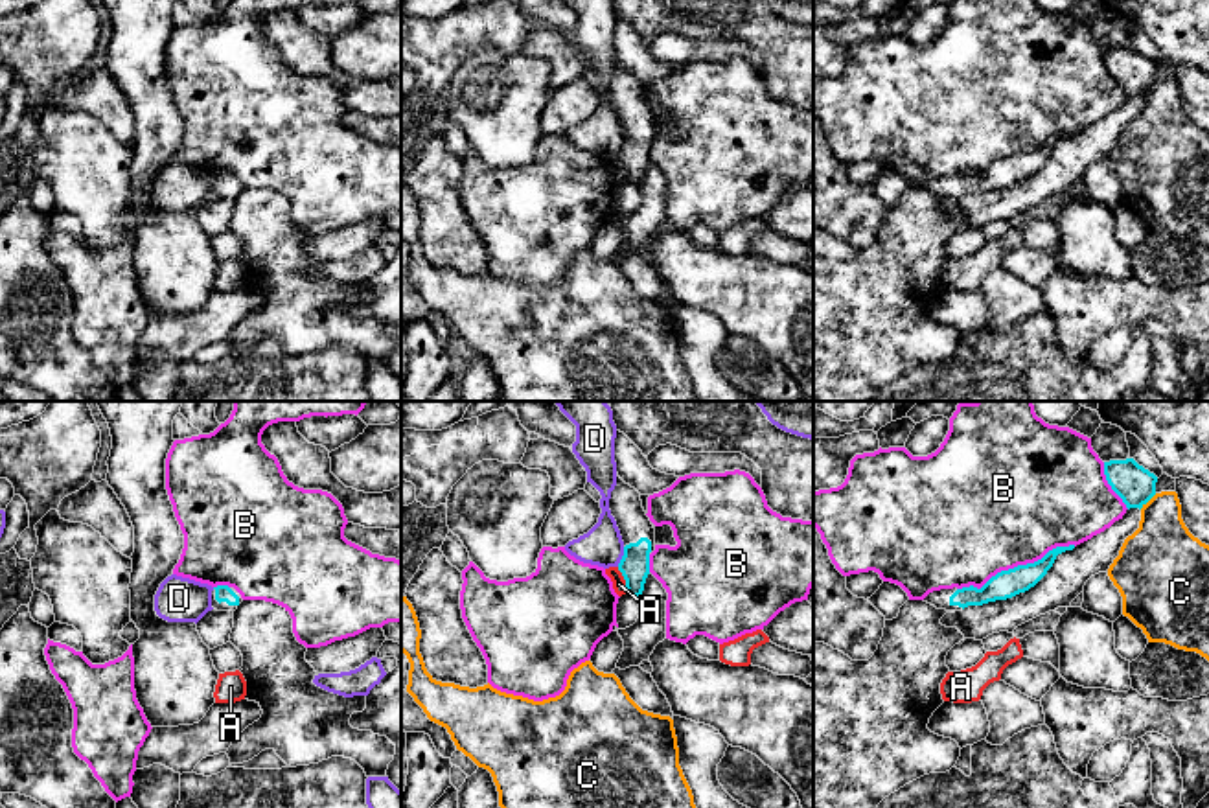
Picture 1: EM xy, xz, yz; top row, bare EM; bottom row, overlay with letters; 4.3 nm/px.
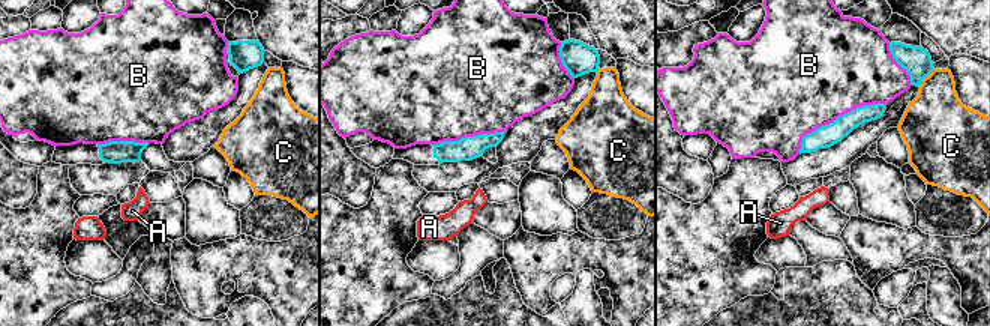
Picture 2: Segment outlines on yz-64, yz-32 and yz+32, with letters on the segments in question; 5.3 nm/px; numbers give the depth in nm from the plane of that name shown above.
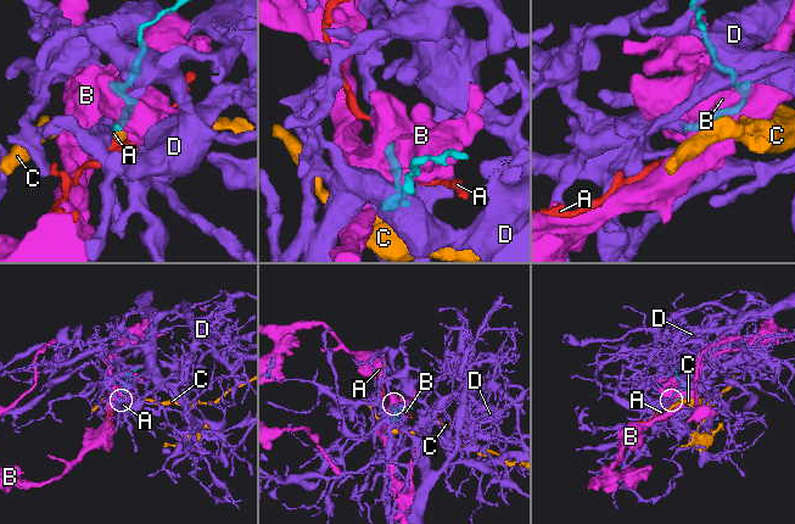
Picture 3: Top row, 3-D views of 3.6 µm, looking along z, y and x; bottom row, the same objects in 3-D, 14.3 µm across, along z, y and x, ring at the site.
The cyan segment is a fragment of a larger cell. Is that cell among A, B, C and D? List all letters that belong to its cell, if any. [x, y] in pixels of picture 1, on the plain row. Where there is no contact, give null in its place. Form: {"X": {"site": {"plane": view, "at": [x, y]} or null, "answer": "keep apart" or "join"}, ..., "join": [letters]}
{"A": {"site": {"plane": "xz", "at": [624, 166]}, "answer": "keep apart"}, "B": {"site": {"plane": "yz", "at": [1018, 153]}, "answer": "keep apart"}, "C": {"site": {"plane": "yz", "at": [1147, 89]}, "answer": "keep apart"}, "D": {"site": {"plane": "xz", "at": [622, 144]}, "answer": "keep apart"}, "join": []}

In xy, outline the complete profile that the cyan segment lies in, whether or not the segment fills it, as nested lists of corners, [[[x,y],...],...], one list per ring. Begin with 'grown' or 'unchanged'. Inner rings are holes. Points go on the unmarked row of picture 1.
grown; [[[217,173],[212,179],[212,195],[217,199],[236,199],[243,190],[241,182],[228,173]]]

